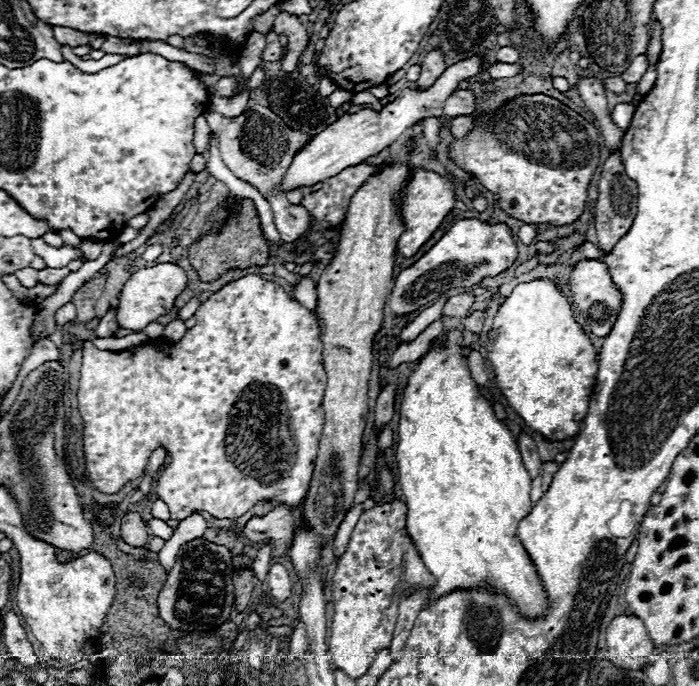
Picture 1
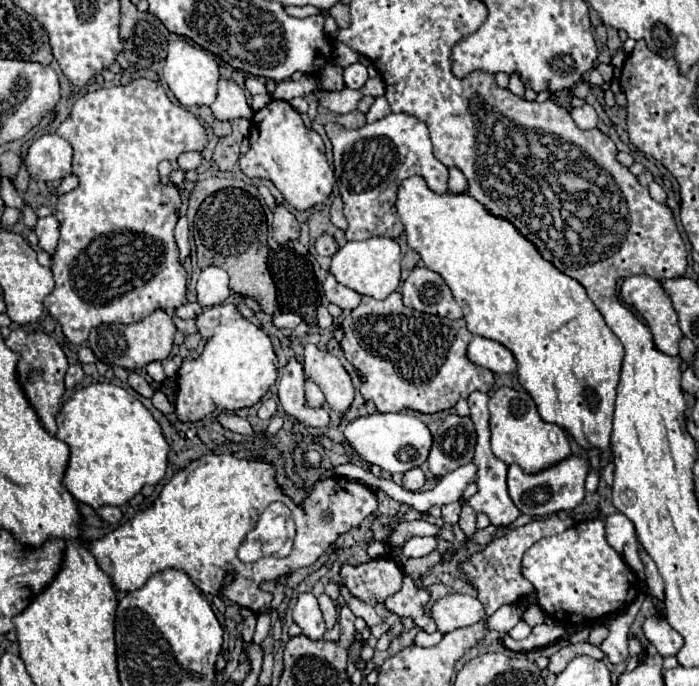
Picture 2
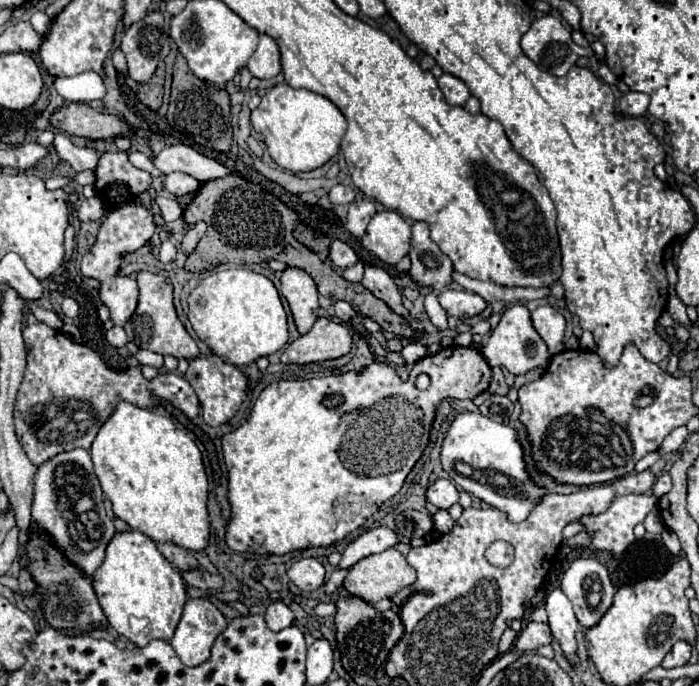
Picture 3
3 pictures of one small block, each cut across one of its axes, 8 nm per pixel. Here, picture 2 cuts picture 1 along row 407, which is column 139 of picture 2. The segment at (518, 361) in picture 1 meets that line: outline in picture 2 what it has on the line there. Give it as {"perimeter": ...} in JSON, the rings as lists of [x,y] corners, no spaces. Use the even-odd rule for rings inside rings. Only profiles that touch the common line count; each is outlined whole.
{"perimeter":[[[230,454],[208,456],[200,464],[178,470],[164,484],[154,504],[136,512],[132,522],[120,524],[110,534],[86,542],[86,546],[120,592],[134,592],[144,586],[152,574],[166,568],[178,568],[184,570],[204,594],[218,594],[226,572],[234,570],[236,578],[230,586],[232,602],[260,612],[270,604],[270,594],[260,590],[262,582],[278,580],[296,568],[312,564],[336,540],[332,518],[328,520],[324,514],[322,488],[314,488],[306,498],[304,508],[298,508],[282,494],[274,480],[274,466],[264,460],[238,460]],[[272,502],[286,502],[292,510],[296,525],[292,554],[282,560],[262,558],[254,564],[244,564],[238,560],[236,550],[244,536],[256,526],[262,510]]]}

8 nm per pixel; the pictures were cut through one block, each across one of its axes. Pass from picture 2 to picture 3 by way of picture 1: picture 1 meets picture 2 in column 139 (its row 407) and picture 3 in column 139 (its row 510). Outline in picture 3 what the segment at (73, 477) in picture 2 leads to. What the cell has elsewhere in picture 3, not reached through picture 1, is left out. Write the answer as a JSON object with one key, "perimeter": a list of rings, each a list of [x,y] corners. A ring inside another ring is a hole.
{"perimeter":[[[122,402],[100,428],[90,448],[90,454],[104,496],[112,502],[114,514],[120,520],[124,520],[130,528],[140,530],[154,542],[174,542],[192,552],[200,552],[208,546],[208,478],[202,462],[202,452],[185,429],[176,428],[176,423],[171,417]]]}

